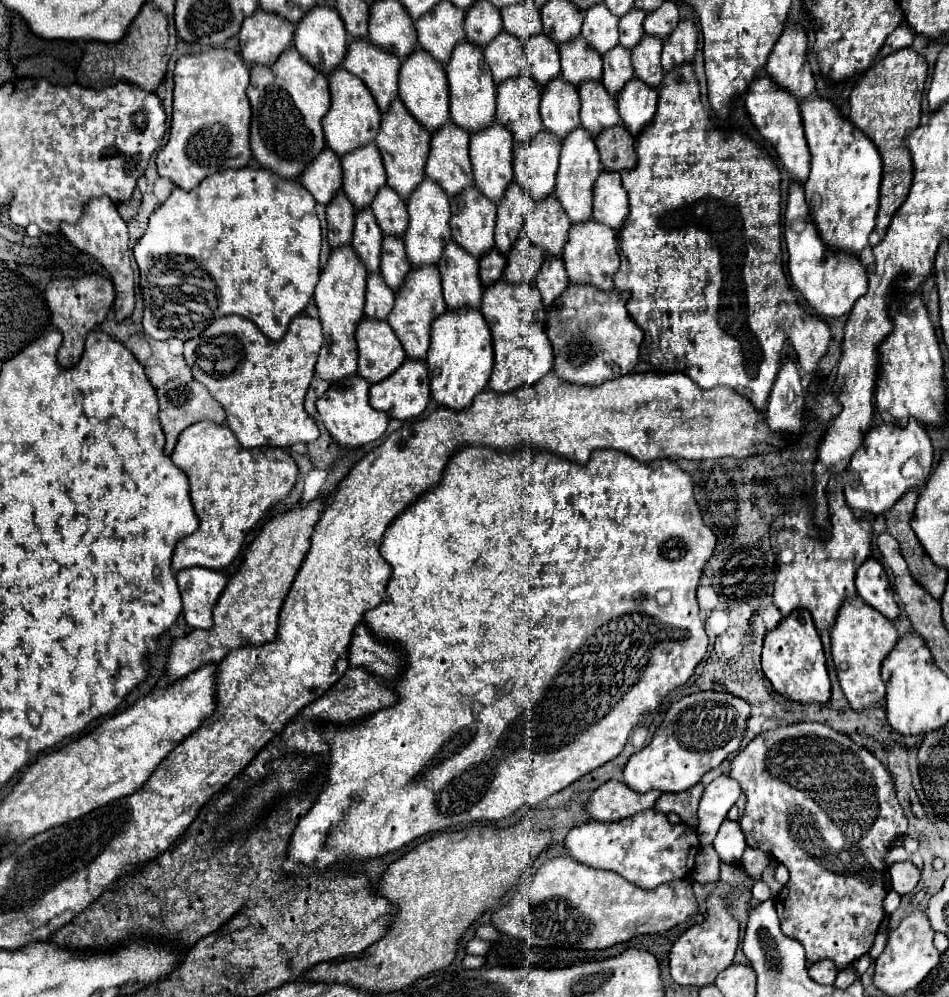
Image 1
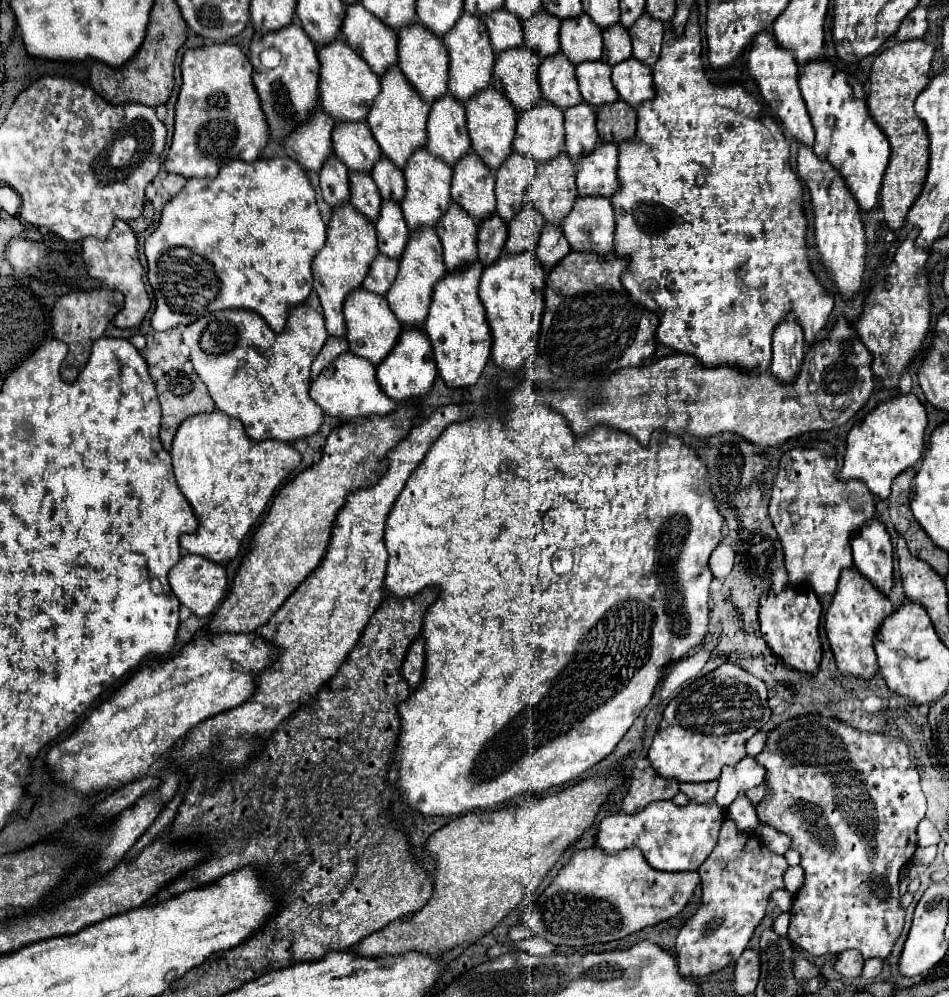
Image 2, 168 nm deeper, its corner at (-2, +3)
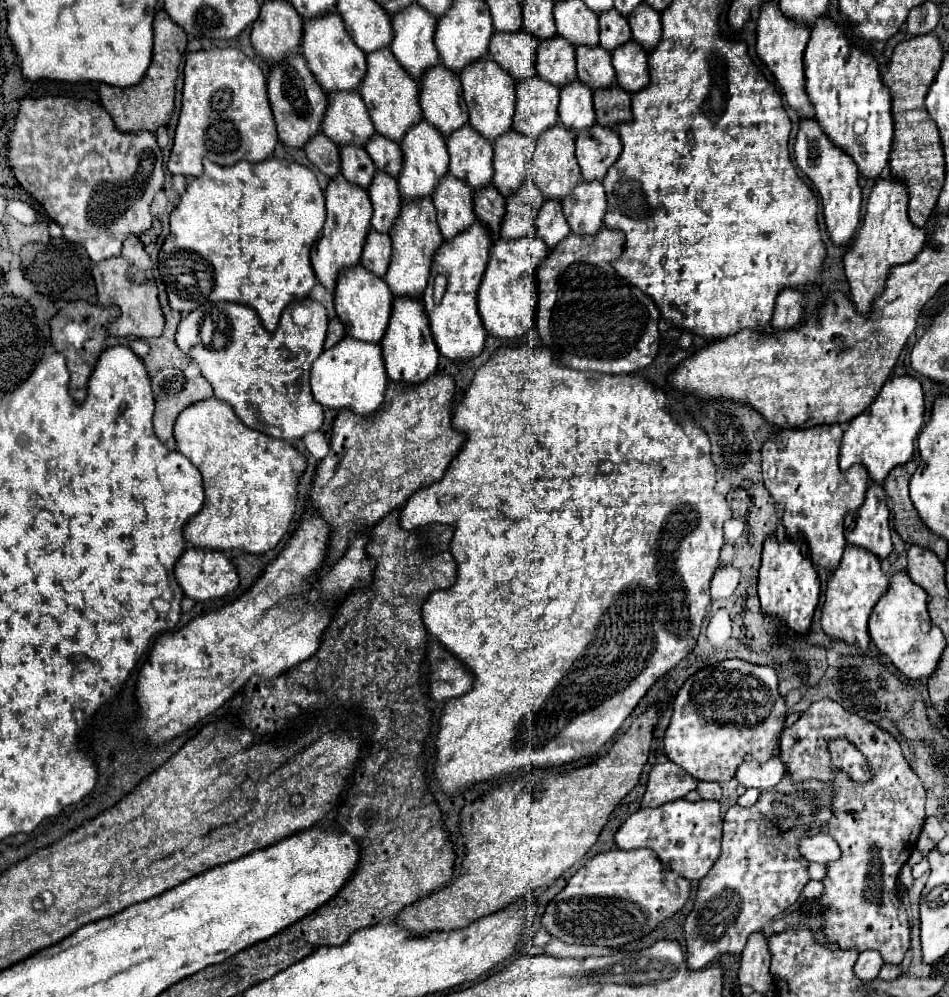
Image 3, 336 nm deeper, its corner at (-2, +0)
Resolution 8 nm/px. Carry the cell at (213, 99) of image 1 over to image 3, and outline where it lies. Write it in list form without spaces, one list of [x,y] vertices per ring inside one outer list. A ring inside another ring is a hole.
[[[211,48],[189,52],[185,60],[185,86],[183,86],[183,108],[179,114],[179,124],[175,130],[175,144],[169,158],[169,172],[195,178],[203,172],[203,160],[209,158],[215,164],[231,166],[239,160],[261,162],[269,158],[277,144],[275,120],[267,100],[265,70],[247,58],[237,48]]]

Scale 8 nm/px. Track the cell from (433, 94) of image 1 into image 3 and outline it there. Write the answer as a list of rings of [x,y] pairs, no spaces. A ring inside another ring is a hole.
[[[405,8],[401,16],[393,16],[393,40],[391,40],[391,52],[395,54],[397,62],[415,78],[421,80],[421,76],[435,64],[439,64],[439,52],[433,44],[435,34],[433,16],[425,12],[425,8]]]

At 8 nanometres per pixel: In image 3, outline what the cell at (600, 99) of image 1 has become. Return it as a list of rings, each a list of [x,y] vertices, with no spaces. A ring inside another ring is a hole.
[[[581,48],[575,50],[577,54],[577,76],[595,88],[607,88],[615,82],[615,68],[611,64],[611,52],[605,52],[605,48]]]

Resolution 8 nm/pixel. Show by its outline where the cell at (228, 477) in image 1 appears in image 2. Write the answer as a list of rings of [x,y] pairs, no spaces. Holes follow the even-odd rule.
[[[221,411],[193,415],[187,421],[183,421],[175,433],[171,457],[173,457],[173,469],[175,469],[175,479],[179,483],[179,489],[187,497],[187,501],[191,503],[191,507],[199,519],[199,527],[195,533],[179,537],[181,549],[191,555],[207,557],[215,563],[225,563],[239,553],[239,547],[241,547],[245,535],[249,535],[249,531],[257,525],[255,519],[259,519],[263,515],[269,499],[275,495],[279,485],[287,479],[287,475],[301,461],[299,451],[293,449],[289,443],[251,441],[245,435],[243,423]]]

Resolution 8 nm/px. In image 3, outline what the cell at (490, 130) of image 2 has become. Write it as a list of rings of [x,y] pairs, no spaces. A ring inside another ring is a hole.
[[[481,60],[481,64],[473,64],[473,68],[465,68],[461,74],[463,84],[463,98],[469,108],[469,124],[483,134],[487,140],[495,140],[503,132],[511,128],[513,110],[515,110],[515,80],[505,72],[499,64],[493,64],[491,60]]]

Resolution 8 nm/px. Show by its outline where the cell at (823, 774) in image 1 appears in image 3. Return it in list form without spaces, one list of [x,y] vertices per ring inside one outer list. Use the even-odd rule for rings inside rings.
[[[825,698],[813,702],[793,726],[783,730],[779,758],[793,780],[803,782],[815,778],[835,784],[835,816],[821,832],[833,834],[843,854],[837,862],[827,864],[829,876],[823,880],[825,894],[819,898],[819,904],[825,908],[825,940],[839,948],[857,948],[859,952],[879,950],[885,962],[899,964],[909,950],[911,936],[905,908],[897,898],[897,874],[909,860],[925,822],[925,790],[905,762],[899,742],[875,724]],[[839,736],[849,738],[867,756],[873,780],[855,784],[845,772],[833,772],[829,768],[827,742]]]

